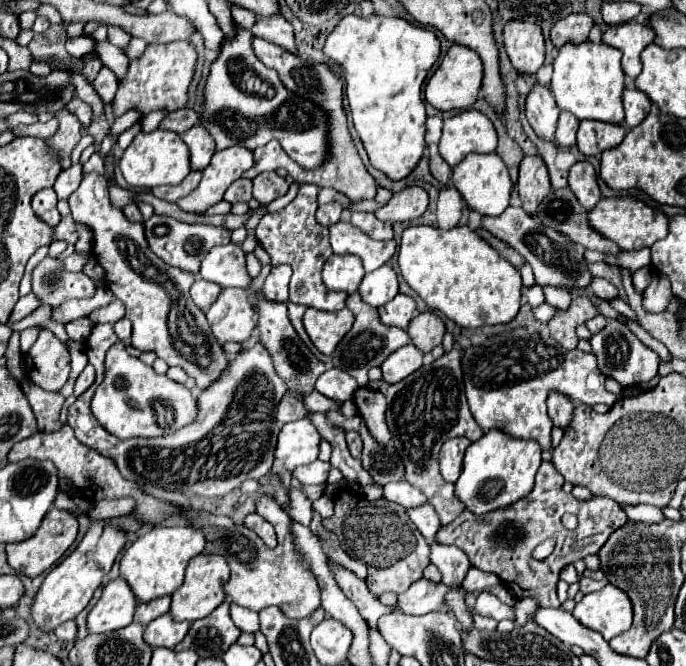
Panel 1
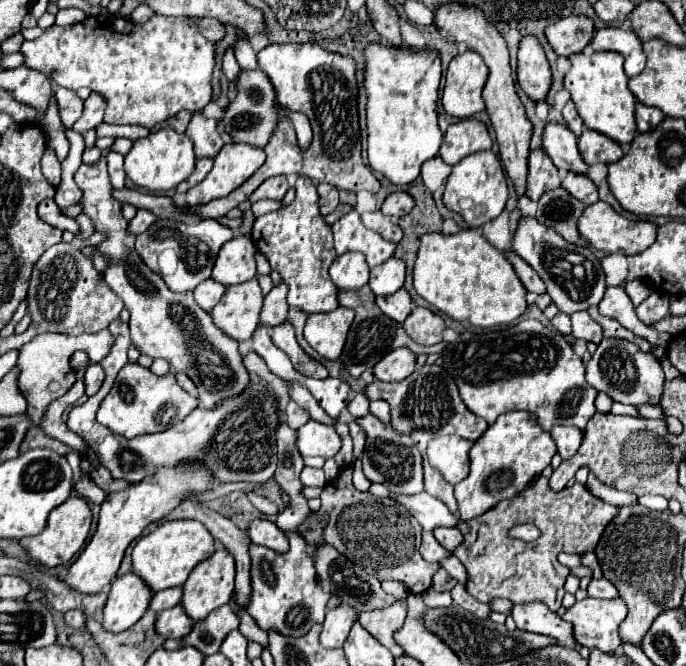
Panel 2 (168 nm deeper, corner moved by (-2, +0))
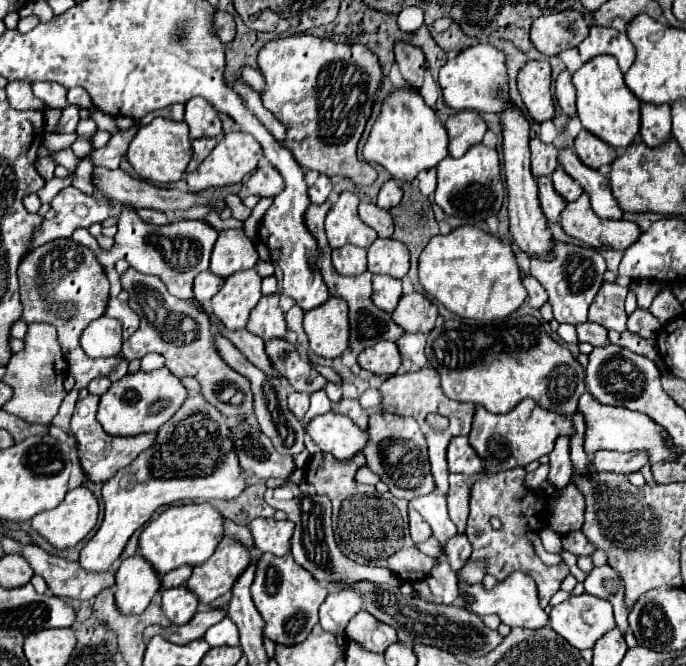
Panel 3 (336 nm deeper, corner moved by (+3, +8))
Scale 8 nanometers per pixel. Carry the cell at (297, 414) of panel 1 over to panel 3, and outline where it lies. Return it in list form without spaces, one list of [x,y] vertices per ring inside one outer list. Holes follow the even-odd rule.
[[[298,392],[288,394],[288,408],[292,410],[292,414],[296,418],[302,418],[306,414],[308,406],[310,406],[310,396],[308,394],[302,394],[302,392],[300,394]]]

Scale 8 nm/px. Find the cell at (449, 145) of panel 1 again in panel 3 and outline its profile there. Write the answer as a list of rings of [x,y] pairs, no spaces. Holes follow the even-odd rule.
[[[464,110],[446,120],[446,132],[450,140],[450,156],[460,158],[472,144],[482,142],[488,126],[478,112]]]

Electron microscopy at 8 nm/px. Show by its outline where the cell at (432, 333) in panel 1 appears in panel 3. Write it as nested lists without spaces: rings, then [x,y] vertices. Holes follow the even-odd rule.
[[[418,292],[402,296],[392,312],[392,320],[402,330],[424,332],[424,334],[428,334],[434,328],[436,316],[438,316],[438,308]]]

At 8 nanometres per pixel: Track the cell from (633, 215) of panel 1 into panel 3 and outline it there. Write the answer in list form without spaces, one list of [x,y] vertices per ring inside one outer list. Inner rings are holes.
[[[586,194],[578,200],[568,202],[560,214],[562,230],[584,242],[590,248],[608,248],[608,250],[626,250],[640,236],[640,230],[634,222],[628,220],[598,220]]]

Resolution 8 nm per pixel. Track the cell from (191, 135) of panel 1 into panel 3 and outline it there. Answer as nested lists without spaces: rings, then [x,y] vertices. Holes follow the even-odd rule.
[[[192,98],[186,102],[184,122],[190,126],[192,140],[222,134],[222,124],[220,124],[218,112],[204,98]]]

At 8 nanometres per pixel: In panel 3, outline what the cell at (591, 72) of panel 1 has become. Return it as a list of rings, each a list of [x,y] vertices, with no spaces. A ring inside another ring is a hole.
[[[596,56],[574,72],[572,82],[578,92],[576,104],[582,126],[612,148],[630,146],[640,130],[640,100],[624,84],[624,74],[616,60],[612,56]]]

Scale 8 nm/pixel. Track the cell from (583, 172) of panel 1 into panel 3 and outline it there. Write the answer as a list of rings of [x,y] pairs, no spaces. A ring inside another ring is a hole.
[[[558,166],[552,174],[552,182],[554,182],[554,190],[566,200],[566,202],[572,202],[576,200],[580,194],[582,194],[582,188]]]

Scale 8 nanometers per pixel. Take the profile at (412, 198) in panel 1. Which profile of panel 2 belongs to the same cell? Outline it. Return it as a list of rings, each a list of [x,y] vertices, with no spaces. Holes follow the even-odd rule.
[[[393,192],[385,198],[381,212],[385,216],[391,216],[393,220],[397,220],[397,218],[409,214],[413,208],[415,208],[415,200],[407,192]]]

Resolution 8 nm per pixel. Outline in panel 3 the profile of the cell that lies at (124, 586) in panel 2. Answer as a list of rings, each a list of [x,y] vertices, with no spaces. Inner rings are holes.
[[[142,556],[122,562],[116,572],[116,604],[124,614],[142,614],[160,590],[160,576]]]

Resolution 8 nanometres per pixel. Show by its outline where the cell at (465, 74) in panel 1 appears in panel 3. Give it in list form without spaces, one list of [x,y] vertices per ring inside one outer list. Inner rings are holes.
[[[476,44],[462,50],[454,60],[448,60],[440,70],[442,96],[454,110],[476,110],[476,112],[504,112],[508,98],[508,70],[506,54],[492,44]]]

